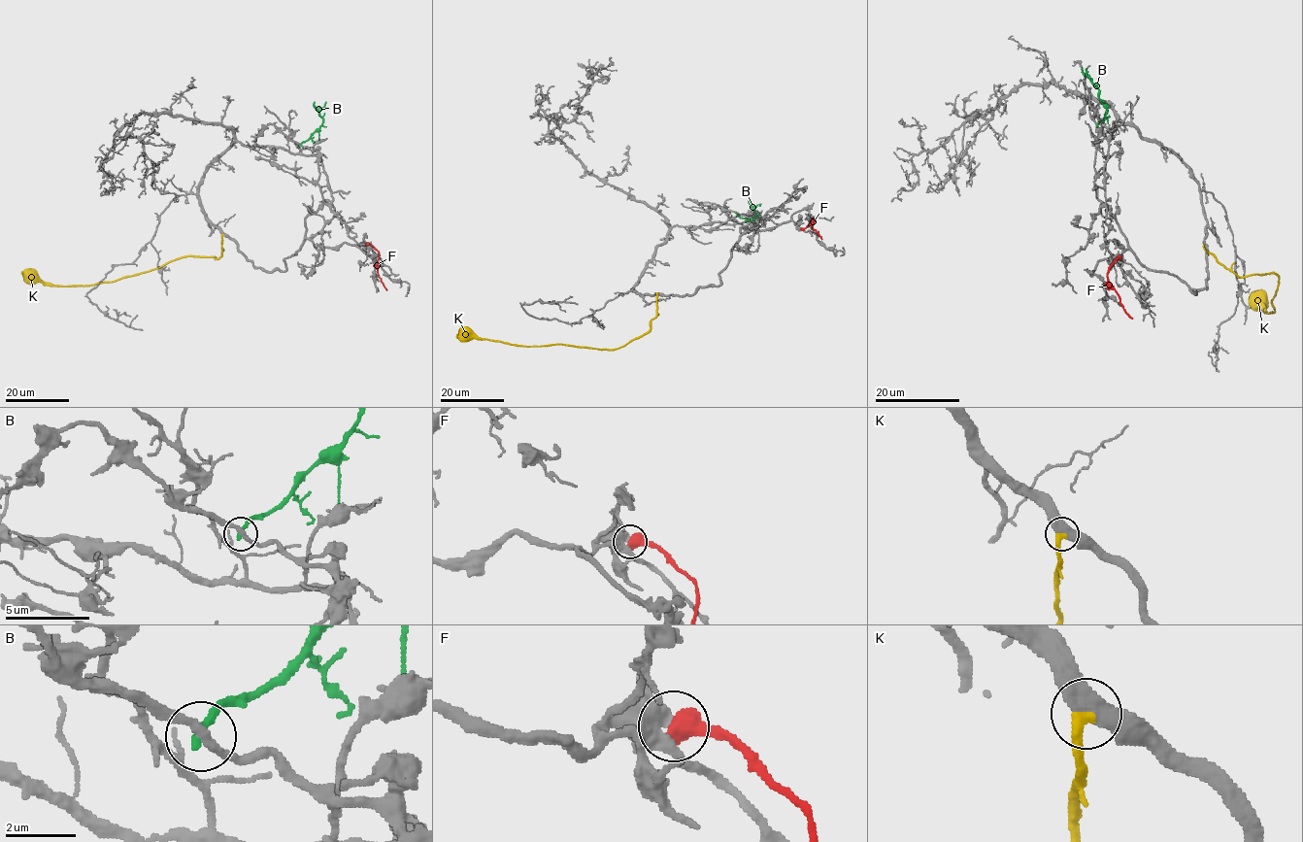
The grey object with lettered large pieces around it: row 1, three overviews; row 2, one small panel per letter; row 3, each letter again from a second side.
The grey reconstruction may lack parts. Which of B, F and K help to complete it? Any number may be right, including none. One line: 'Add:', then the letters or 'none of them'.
Add: K

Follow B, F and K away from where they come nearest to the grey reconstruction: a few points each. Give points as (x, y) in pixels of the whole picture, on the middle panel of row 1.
B: (735, 213), (748, 219), (757, 214), (749, 200)
F: (801, 229), (813, 220), (813, 229), (821, 239)
K: (657, 293), (656, 316), (651, 320), (651, 329), (613, 350), (560, 344), (511, 345), (461, 338), (457, 334)

